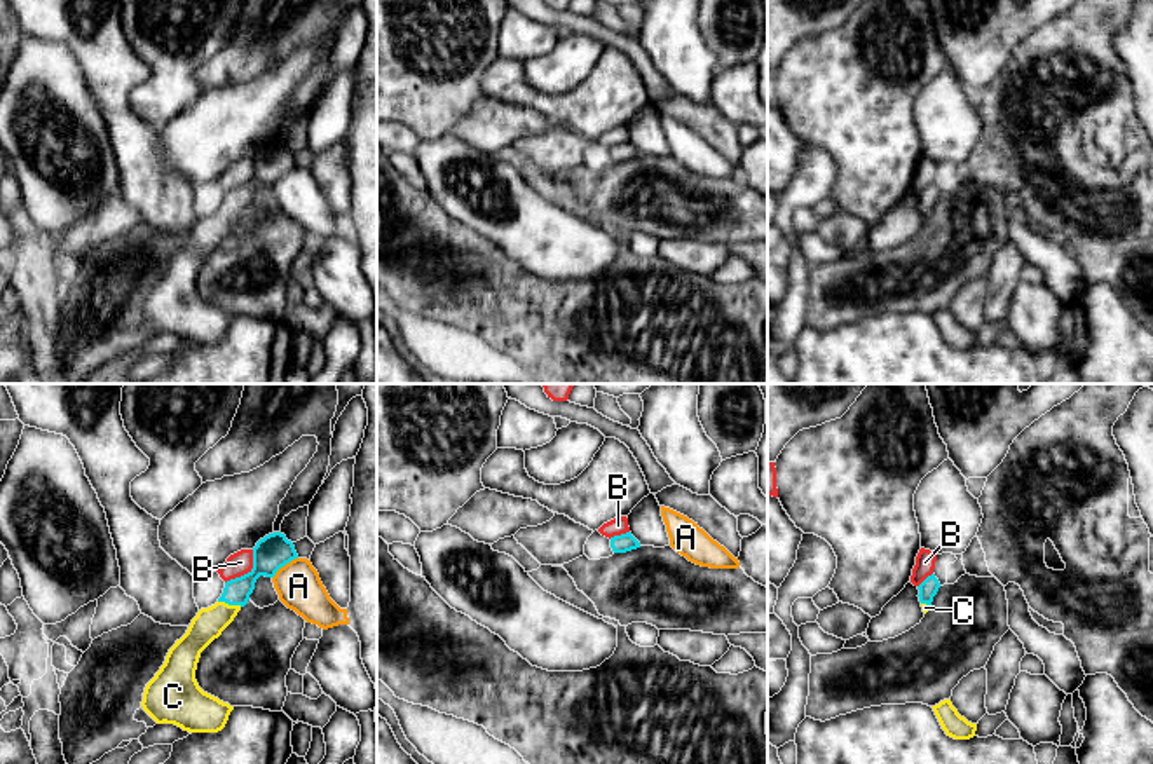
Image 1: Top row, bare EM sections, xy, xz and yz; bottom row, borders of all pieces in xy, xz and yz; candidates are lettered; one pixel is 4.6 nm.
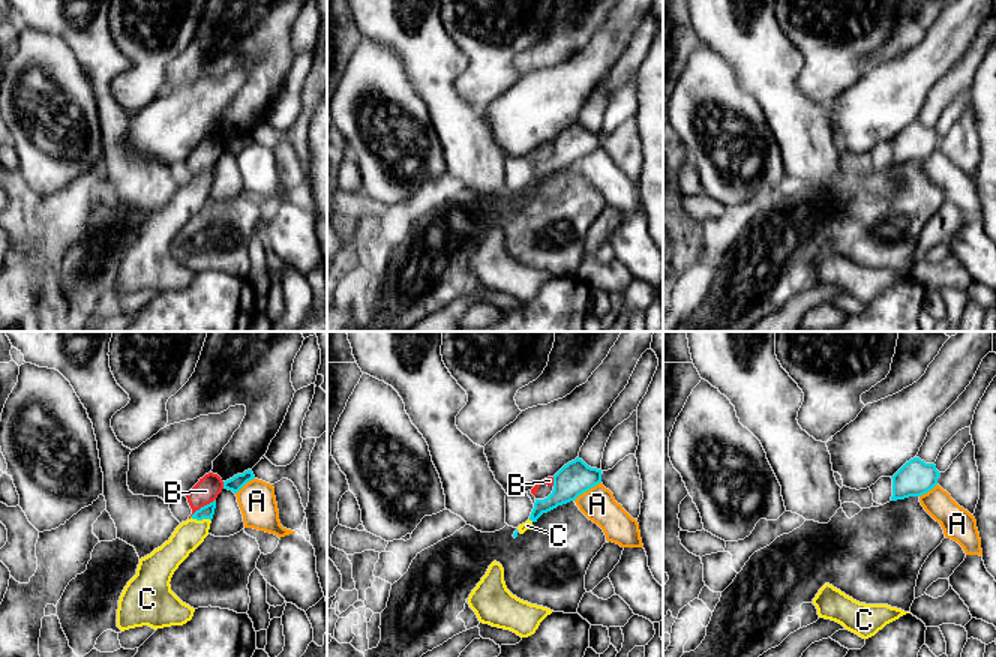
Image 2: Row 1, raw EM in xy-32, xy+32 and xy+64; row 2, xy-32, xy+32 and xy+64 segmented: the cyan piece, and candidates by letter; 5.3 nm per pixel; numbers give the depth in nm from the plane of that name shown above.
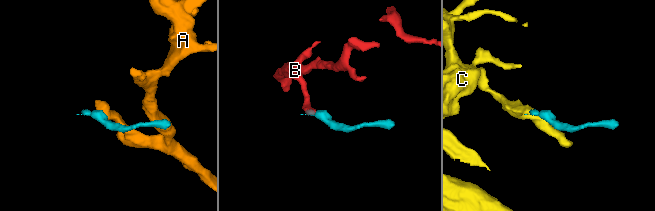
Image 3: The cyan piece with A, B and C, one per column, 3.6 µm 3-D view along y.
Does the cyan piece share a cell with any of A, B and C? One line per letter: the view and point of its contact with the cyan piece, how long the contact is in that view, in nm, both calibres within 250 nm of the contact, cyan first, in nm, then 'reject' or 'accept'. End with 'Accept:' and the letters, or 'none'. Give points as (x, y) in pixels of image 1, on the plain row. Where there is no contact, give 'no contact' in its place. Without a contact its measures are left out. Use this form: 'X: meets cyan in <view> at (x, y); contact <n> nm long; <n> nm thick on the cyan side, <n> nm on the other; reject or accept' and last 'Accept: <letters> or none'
A: meets cyan in xy at (283, 175); contact 160 nm long; 160 nm thick on the cyan side, 200 nm on the other; reject
B: meets cyan in xy at (248, 182); contact 200 nm long; 160 nm thick on the cyan side, 110 nm on the other; reject
C: meets cyan in xy at (231, 213); contact 110 nm long; 130 nm thick on the cyan side, 140 nm on the other; accept
Accept: C

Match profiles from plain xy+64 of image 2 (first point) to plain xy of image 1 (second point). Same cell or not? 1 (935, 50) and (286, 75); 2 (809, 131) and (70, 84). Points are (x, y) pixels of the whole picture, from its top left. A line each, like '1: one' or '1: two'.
1: one
2: two

